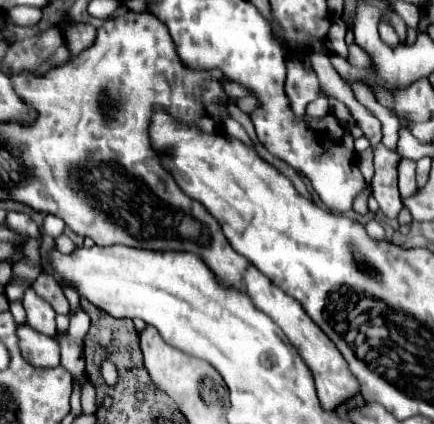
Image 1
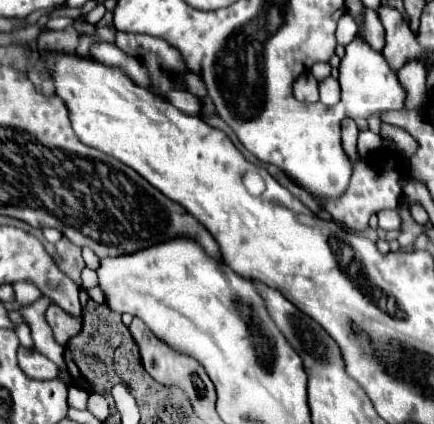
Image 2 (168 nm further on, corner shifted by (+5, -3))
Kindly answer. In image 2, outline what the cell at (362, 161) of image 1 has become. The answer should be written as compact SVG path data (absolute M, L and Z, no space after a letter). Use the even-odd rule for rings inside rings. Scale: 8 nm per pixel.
M343 119L343 125L341 125L341 137L343 137L343 149L345 153L349 153L349 159L359 159L359 153L357 153L357 125L353 119Z

